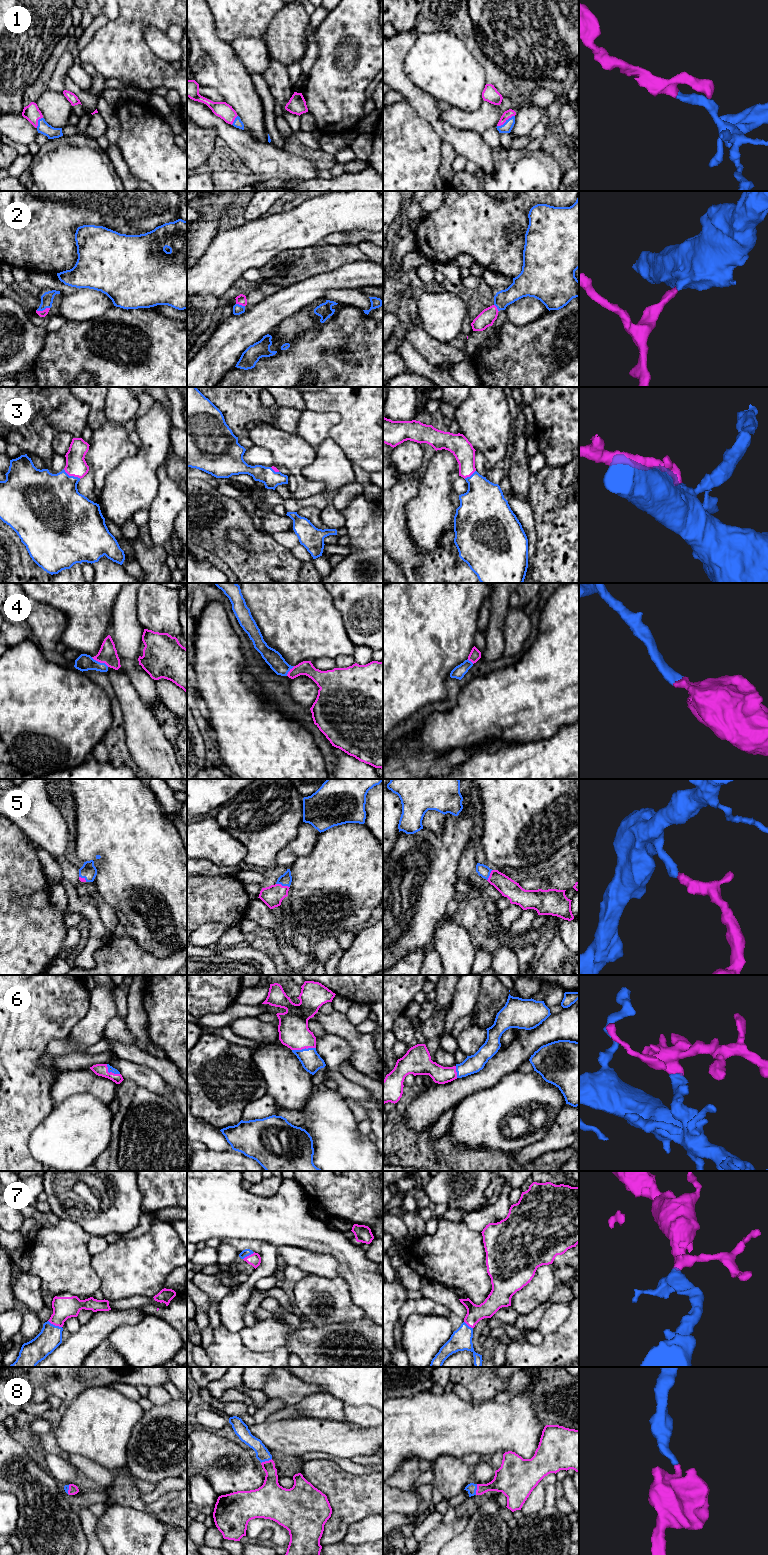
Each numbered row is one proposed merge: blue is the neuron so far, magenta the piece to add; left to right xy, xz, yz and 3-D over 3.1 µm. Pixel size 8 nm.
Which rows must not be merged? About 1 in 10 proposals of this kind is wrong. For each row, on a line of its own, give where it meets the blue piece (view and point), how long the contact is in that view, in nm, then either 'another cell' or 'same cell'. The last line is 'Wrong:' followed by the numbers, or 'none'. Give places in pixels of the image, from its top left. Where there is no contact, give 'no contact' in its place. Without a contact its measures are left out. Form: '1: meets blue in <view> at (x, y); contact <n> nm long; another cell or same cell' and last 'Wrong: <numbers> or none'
1: meets blue in yz at (506, 121); contact 170 nm long; same cell
2: meets blue in xy at (42, 310); contact 110 nm long; same cell
3: meets blue in xy at (72, 476); contact 160 nm long; same cell
4: meets blue in xy at (99, 662); contact 160 nm long; same cell
5: meets blue in xz at (283, 885); contact 120 nm long; same cell
6: meets blue in xz at (303, 1049); contact 190 nm long; same cell
7: meets blue in xy at (54, 1325); contact 130 nm long; same cell
8: meets blue in xz at (266, 1460); contact 100 nm long; same cell
Wrong: none

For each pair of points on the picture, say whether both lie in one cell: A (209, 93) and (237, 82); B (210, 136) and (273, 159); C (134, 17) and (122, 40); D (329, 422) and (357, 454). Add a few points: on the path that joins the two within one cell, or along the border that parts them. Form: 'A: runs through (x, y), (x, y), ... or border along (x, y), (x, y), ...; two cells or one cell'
A: border along (199, 84), (214, 88), (225, 101); two cells
B: border along (197, 124), (203, 127), (212, 127), (218, 136); two cells
C: runs through (130, 23), (125, 34); one cell
D: border along (314, 411), (335, 411), (340, 416), (327, 436); two cells

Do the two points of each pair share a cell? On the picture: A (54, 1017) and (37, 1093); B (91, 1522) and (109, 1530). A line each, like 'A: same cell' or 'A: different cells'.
A: same cell
B: different cells

